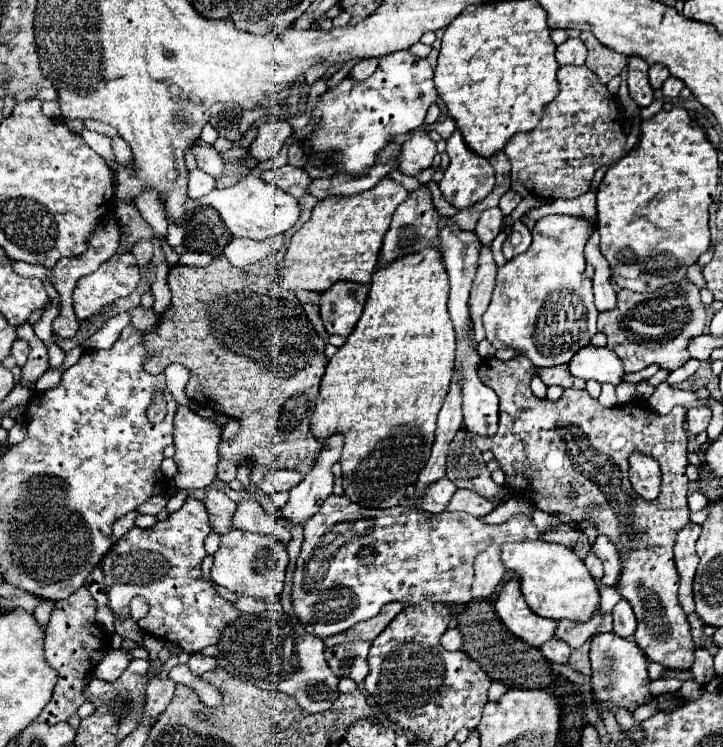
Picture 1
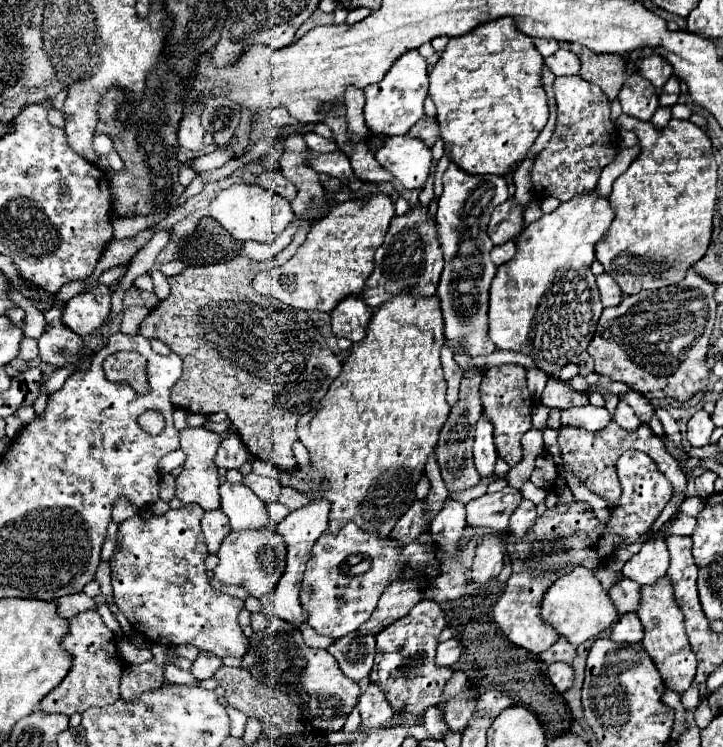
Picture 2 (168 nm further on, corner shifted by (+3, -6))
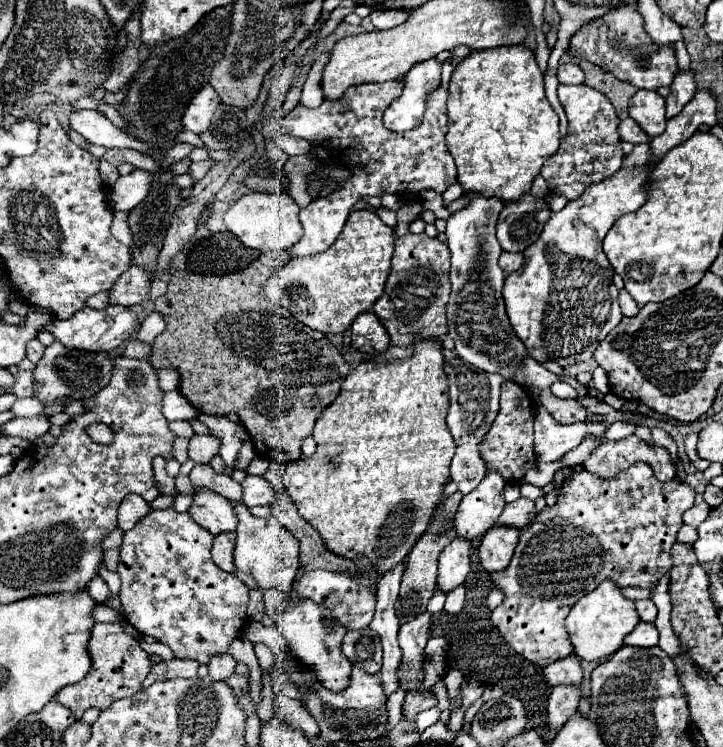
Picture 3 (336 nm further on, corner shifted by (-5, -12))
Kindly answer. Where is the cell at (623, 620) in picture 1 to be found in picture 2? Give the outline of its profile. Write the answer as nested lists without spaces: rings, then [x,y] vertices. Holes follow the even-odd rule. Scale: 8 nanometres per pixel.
[[[622,614],[620,620],[612,626],[612,636],[614,642],[640,642],[644,638],[644,626],[638,620],[638,616],[632,614]]]

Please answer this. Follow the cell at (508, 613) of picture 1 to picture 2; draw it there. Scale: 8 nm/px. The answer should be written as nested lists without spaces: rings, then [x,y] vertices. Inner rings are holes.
[[[628,450],[618,458],[616,470],[622,486],[622,496],[610,512],[608,522],[600,522],[594,510],[588,508],[588,504],[578,502],[570,508],[546,510],[534,520],[534,526],[530,526],[530,534],[526,534],[526,538],[506,538],[506,550],[512,562],[512,576],[508,578],[506,590],[494,604],[492,612],[496,624],[512,644],[532,654],[542,654],[544,650],[554,646],[558,640],[558,632],[542,622],[540,614],[540,604],[546,590],[550,588],[550,582],[562,578],[576,566],[596,570],[610,556],[616,556],[624,542],[634,544],[638,540],[646,540],[652,524],[668,504],[672,486],[648,454]],[[532,566],[538,568],[534,570]]]

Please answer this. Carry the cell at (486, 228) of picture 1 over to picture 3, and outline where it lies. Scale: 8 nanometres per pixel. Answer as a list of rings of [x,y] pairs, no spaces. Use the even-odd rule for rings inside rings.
[[[524,194],[514,202],[506,202],[498,218],[498,242],[506,252],[524,252],[542,232],[550,218],[546,200]]]

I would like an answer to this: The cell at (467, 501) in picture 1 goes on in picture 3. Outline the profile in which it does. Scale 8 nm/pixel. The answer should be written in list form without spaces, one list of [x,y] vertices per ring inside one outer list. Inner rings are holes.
[[[518,498],[518,500],[504,506],[504,510],[502,510],[500,518],[496,520],[496,524],[522,530],[532,520],[534,520],[534,502],[528,500],[528,498]]]

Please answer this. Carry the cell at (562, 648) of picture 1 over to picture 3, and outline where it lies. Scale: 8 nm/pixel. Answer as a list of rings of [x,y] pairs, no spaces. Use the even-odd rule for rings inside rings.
[[[558,684],[548,698],[548,726],[560,730],[570,716],[576,714],[580,702],[580,684]]]

